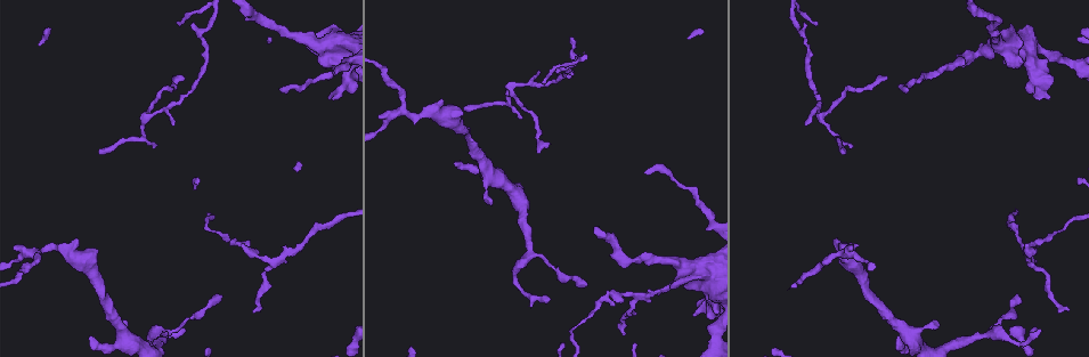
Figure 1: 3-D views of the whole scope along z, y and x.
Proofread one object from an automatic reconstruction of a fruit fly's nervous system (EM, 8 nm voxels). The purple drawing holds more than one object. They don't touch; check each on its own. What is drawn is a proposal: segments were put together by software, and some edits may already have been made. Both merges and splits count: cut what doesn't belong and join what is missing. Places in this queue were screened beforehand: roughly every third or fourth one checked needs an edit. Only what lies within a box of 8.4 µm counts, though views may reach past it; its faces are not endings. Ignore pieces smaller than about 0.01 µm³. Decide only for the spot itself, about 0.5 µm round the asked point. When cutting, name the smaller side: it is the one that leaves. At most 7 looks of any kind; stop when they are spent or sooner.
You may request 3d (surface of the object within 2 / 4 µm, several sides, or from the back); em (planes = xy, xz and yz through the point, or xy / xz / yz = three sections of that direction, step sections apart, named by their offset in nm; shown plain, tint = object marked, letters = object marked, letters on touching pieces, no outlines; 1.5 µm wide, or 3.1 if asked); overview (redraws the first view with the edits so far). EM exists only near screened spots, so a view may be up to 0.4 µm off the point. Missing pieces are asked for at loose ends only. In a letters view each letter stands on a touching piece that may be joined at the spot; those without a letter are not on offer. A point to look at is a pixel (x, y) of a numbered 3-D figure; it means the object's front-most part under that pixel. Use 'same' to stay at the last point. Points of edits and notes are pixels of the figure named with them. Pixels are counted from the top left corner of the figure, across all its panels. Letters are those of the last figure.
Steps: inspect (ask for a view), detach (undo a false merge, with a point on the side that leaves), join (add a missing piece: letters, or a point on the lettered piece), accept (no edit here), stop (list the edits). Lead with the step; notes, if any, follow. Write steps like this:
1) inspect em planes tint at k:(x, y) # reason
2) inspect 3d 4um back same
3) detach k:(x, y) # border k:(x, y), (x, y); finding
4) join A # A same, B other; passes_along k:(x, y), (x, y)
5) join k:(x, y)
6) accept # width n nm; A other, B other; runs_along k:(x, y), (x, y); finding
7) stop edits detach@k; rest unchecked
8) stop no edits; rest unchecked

inspect em planes letters at 1:(584, 287) # thin end

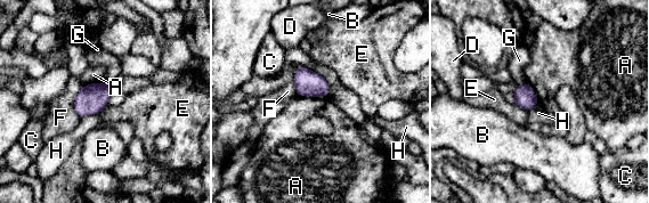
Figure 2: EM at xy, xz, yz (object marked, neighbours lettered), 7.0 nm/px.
accept # A other, B other, C other, D other, E other, F other, G other, H other; border 2:(297, 95), (326, 97); none of them fits

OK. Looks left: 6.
inspect 3d 2um at 1:(329, 99) # branch stops here

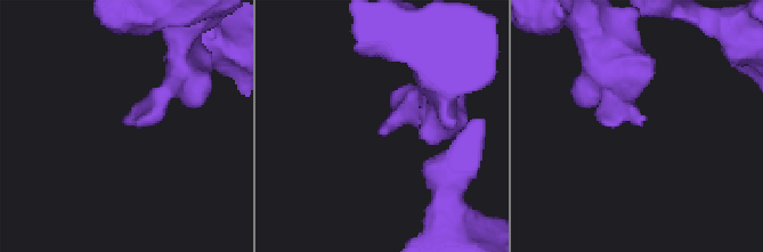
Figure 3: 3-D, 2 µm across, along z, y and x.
inspect em yz step 4 letters at 3:(645, 120)

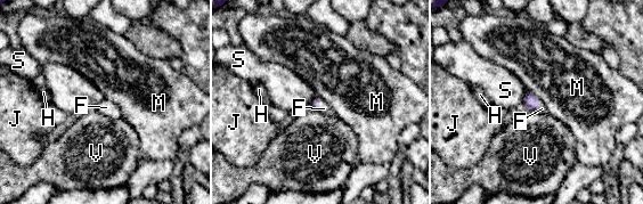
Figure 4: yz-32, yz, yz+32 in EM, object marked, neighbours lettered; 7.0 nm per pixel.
join F # F same, H other, J other, M other, S other, V other; passes_along 4:(315, 103), (319, 104), (324, 108); it goes on there

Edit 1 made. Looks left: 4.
inspect em planes letters at 1:(645, 174) # free end

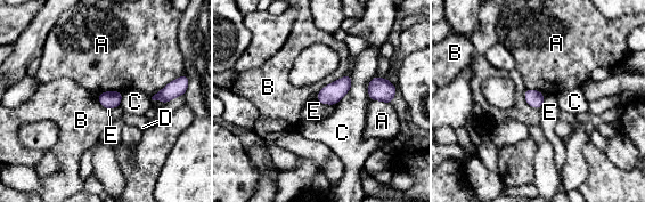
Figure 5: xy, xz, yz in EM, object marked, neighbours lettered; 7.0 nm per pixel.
accept # A other, B other, C other, D other, E other; border 5:(316, 98), (321, 103), (334, 105); no lettered piece goes on from it

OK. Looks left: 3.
stop edits join@4; rest unchecked

